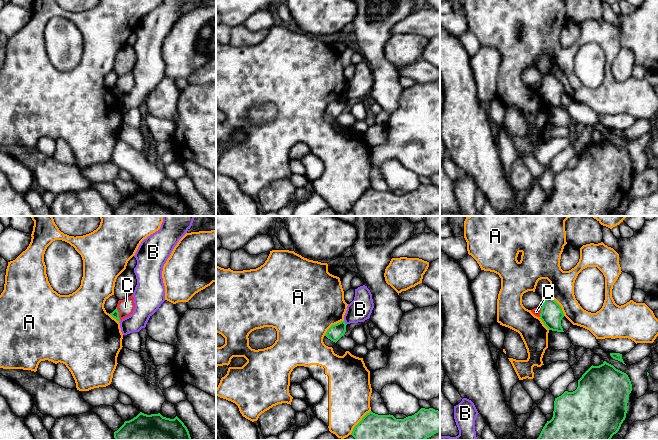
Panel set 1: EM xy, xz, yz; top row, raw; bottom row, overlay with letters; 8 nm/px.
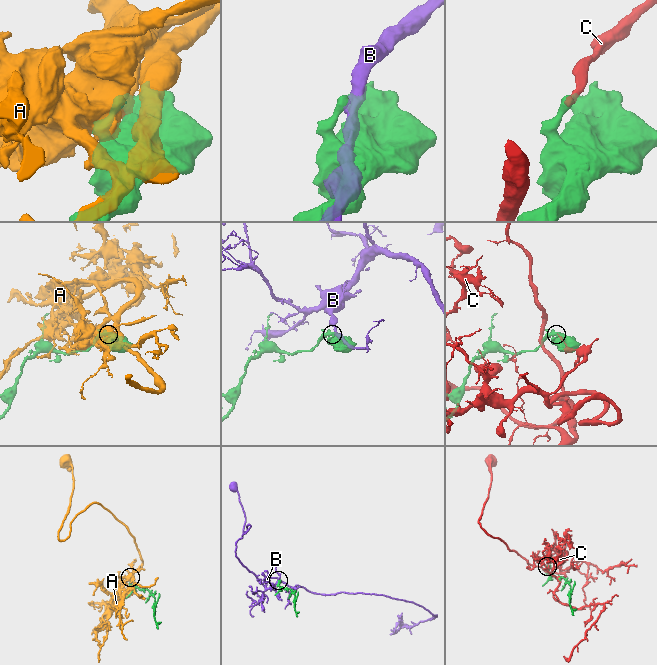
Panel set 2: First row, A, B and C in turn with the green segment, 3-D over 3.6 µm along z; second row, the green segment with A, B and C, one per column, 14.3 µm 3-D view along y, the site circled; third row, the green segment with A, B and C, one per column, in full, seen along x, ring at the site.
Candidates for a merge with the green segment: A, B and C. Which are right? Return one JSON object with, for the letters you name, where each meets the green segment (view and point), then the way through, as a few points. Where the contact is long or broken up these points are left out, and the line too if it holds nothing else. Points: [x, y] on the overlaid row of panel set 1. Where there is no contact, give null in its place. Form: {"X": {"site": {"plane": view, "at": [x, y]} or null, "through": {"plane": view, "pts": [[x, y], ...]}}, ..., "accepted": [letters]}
{"accepted": []}

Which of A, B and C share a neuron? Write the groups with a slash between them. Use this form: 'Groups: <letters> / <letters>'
Groups: A / B / C

